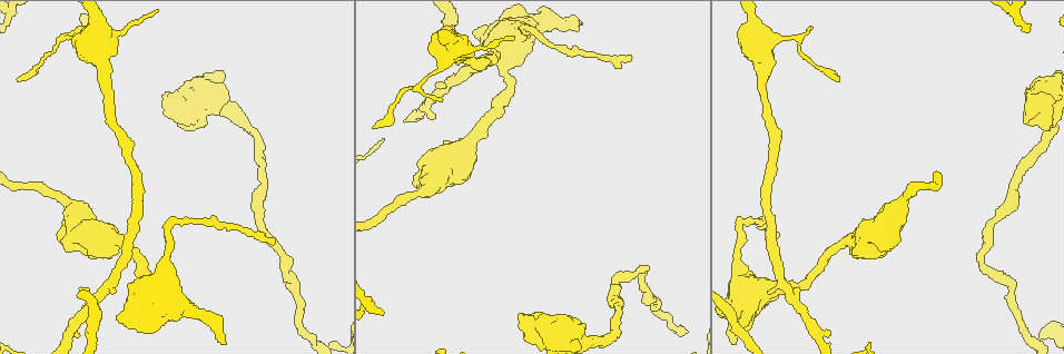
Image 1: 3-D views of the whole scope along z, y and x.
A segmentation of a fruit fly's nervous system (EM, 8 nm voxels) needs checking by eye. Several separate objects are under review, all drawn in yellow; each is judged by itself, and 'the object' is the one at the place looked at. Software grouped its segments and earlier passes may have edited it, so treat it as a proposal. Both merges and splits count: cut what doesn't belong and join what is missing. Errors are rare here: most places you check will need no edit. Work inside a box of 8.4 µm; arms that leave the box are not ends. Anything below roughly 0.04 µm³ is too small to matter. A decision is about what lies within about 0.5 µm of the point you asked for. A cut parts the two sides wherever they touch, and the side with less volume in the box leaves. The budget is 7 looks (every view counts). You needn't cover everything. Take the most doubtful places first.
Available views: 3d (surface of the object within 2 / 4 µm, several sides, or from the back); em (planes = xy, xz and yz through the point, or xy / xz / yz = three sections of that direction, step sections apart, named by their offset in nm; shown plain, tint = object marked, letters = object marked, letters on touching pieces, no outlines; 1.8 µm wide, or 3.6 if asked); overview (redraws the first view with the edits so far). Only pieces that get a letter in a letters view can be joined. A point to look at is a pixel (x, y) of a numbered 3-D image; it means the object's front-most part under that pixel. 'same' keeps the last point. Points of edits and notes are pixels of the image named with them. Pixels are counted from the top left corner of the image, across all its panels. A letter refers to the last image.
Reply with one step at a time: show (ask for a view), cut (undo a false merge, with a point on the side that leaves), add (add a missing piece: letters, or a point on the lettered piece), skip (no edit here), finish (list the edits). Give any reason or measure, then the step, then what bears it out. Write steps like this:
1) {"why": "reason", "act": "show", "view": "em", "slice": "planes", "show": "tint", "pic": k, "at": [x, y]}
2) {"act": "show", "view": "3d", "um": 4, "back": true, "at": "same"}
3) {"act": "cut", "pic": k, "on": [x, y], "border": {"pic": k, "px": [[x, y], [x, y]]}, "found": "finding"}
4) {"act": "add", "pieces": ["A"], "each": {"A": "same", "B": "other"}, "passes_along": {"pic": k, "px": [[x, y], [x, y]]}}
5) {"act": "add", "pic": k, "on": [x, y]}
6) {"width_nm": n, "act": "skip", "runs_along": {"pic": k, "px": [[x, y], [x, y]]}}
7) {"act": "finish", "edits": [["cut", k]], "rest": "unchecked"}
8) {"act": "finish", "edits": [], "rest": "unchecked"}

{"why": "branch stops here", "act": "show", "view": "3d", "um": 2, "pic": 1, "at": [793, 289]}

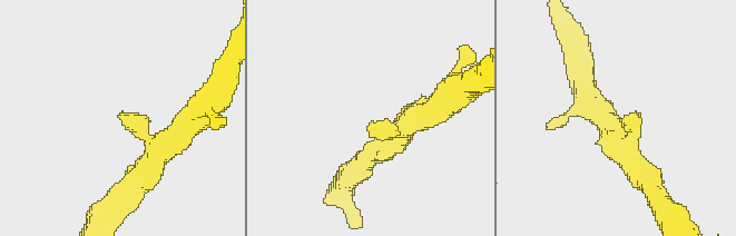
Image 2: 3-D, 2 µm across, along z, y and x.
{"arm_widths_nm": [220, 240], "why": "now the EM", "act": "show", "view": "em", "um": 3.6, "slice": "yz", "step": 16, "show": "letters", "pic": 2, "at": [620, 118]}

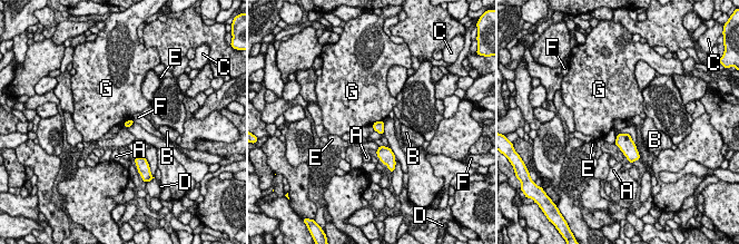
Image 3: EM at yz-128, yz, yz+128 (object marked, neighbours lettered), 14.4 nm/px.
{"why": "another direction", "act": "show", "view": "em", "um": 3.6, "slice": "planes", "show": "letters", "at": "same"}

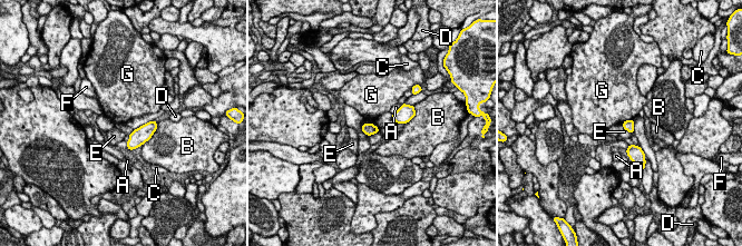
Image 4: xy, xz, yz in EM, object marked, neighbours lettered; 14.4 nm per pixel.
{"act": "skip", "each": {"A": "other", "B": "other", "C": "other", "D": "other", "E": "other", "F": "other", "G": "other"}, "border": {"pic": 4, "px": [[364, 122], [371, 122], [376, 126]]}, "found": "none of them fits"}

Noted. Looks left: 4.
{"why": "an open end", "act": "show", "view": "em", "slice": "planes", "show": "plain", "pic": 1, "at": [162, 96]}

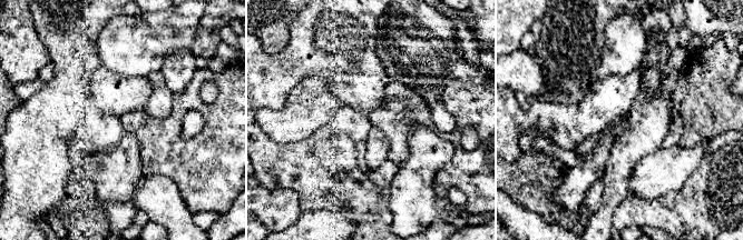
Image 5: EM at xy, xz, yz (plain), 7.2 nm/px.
{"act": "show", "view": "em", "slice": "planes", "show": "letters", "at": "same"}

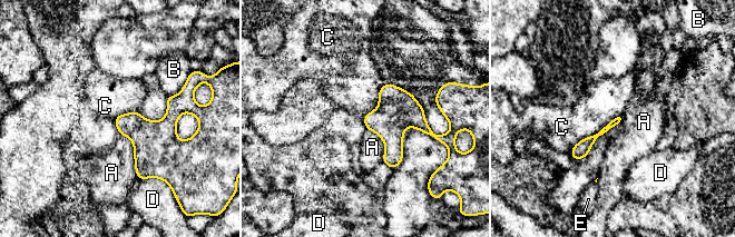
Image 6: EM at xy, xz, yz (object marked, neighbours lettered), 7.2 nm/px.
{"act": "skip", "each": {"A": "other", "B": "other", "C": "other", "D": "other", "E": "other"}, "found": "none of them fits"}

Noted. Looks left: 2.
{"why": "thin end", "act": "show", "view": "em", "slice": "planes", "show": "letters", "pic": 1, "at": [630, 57]}

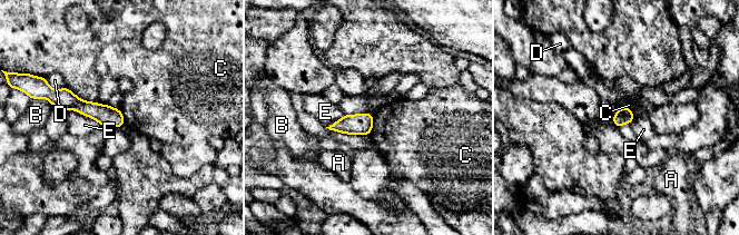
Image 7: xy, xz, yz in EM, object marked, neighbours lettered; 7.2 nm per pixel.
{"act": "skip", "each": {"A": "other", "B": "other", "C": "other", "D": "other", "E": "other"}, "border": {"pic": 7, "px": [[66, 86], [81, 99], [96, 103]]}, "found": "none of them fits"}

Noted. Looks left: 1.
{"act": "finish", "edits": [], "rest": "unchecked"}

